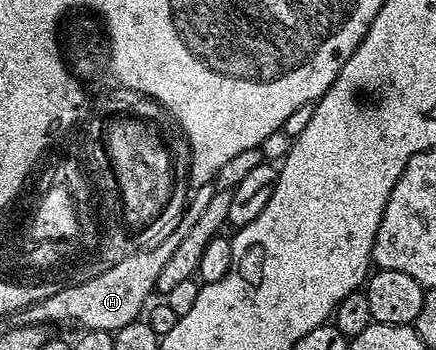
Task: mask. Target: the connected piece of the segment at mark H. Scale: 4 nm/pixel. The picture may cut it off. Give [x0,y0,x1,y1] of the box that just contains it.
[22,186,212,333]

